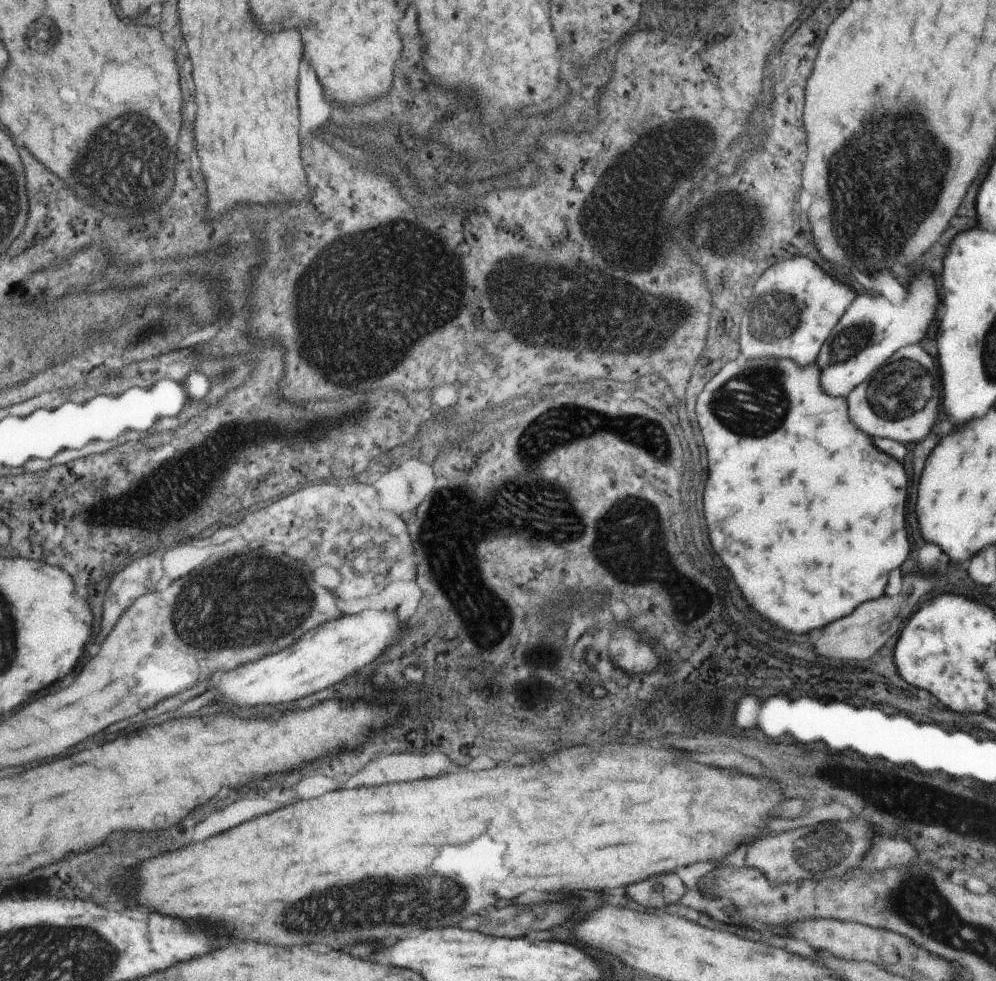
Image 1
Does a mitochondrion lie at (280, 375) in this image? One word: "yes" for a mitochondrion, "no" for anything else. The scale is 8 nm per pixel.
no

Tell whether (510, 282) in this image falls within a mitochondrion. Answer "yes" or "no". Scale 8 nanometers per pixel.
yes

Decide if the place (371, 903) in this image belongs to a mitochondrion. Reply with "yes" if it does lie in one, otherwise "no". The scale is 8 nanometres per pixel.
yes

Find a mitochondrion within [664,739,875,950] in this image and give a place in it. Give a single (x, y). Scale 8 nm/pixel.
(824, 847)

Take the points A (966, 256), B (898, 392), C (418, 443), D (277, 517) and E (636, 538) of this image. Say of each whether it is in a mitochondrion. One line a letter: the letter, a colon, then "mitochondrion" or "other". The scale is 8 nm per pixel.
A: other
B: mitochondrion
C: other
D: other
E: mitochondrion

